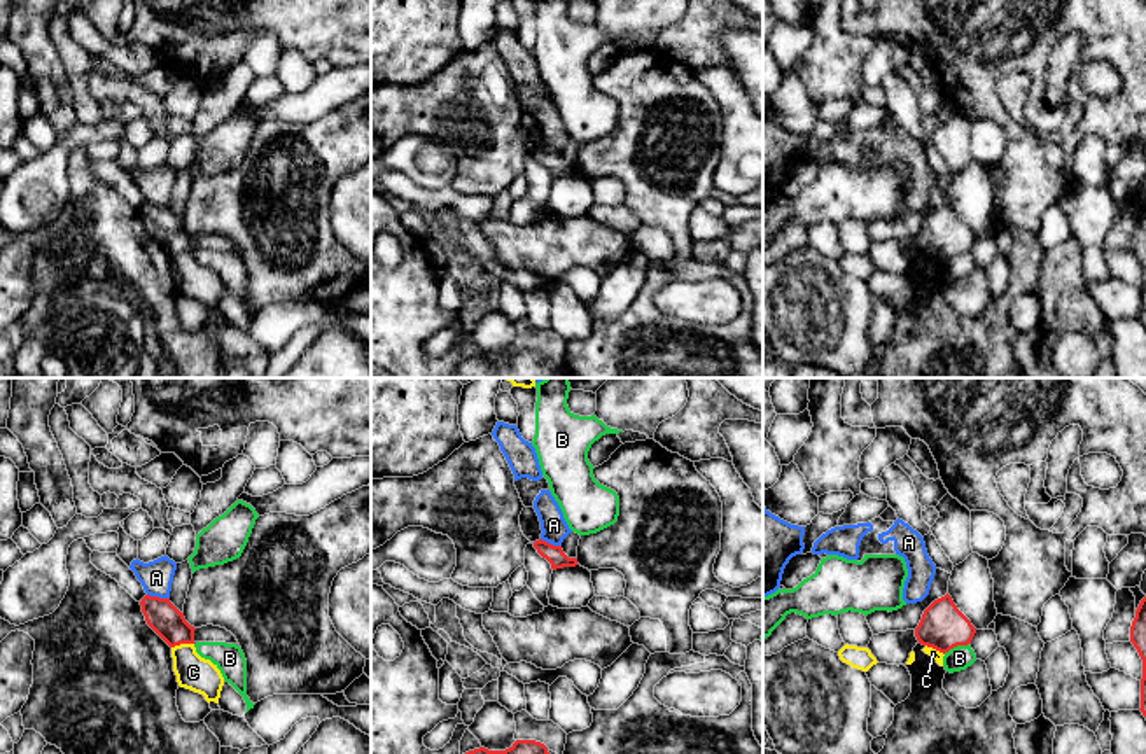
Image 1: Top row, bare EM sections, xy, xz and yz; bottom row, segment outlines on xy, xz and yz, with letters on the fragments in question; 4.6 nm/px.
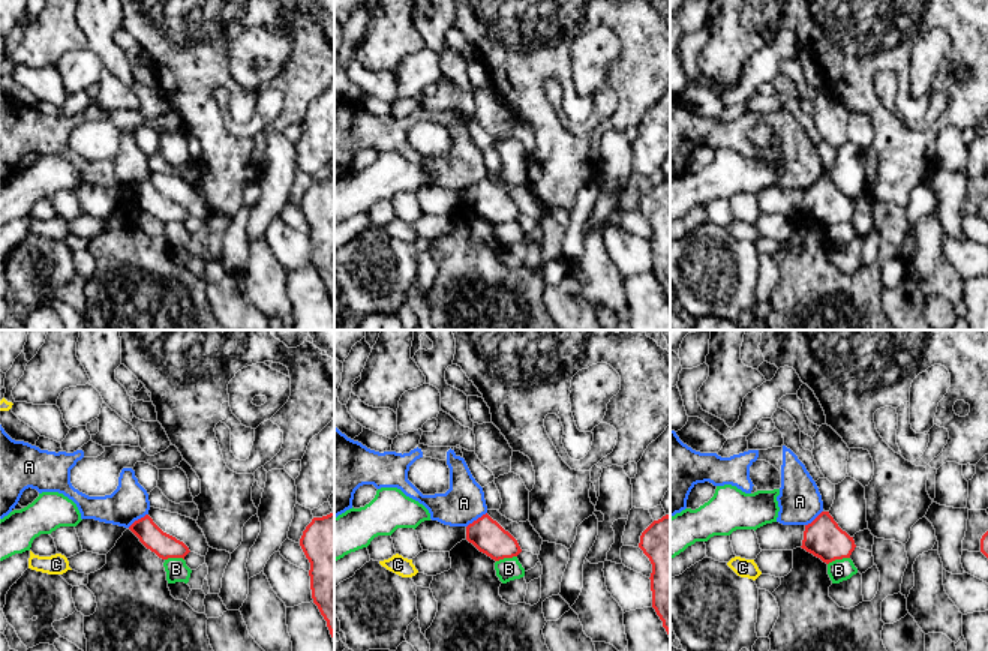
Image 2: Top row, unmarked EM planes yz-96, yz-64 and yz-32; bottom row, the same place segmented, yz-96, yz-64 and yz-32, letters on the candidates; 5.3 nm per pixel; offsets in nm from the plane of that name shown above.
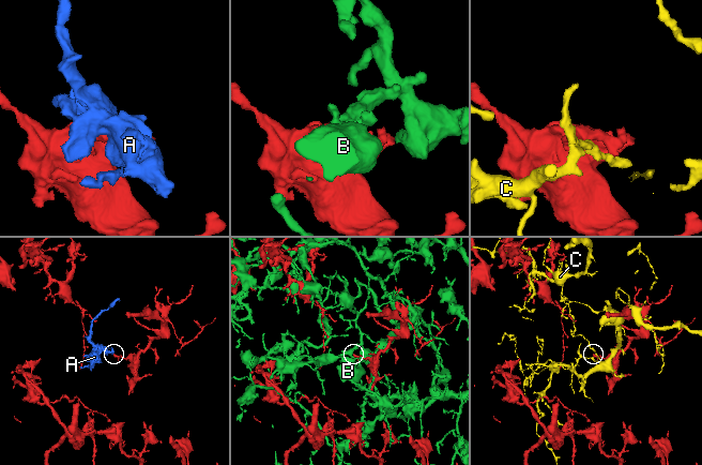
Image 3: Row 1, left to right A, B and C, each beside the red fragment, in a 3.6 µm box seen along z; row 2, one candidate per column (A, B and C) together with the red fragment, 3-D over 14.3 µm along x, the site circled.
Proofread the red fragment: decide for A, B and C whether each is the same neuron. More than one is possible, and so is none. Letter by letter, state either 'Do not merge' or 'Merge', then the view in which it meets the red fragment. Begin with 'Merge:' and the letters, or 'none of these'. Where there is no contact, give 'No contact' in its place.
Merge: none of these
A: Do not merge. Touches red in xy
B: Do not merge. Touches red in yz
C: Do not merge. Touches red in xy

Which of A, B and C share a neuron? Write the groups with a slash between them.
A / B / C

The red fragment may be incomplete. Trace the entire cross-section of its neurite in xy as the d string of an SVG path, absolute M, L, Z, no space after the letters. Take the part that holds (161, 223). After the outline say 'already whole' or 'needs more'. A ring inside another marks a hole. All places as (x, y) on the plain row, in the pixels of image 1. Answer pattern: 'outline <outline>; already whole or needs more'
outline M145 203L140 210L147 233L170 254L196 252L194 234L191 234L184 220L180 220L170 206Z; already whole

